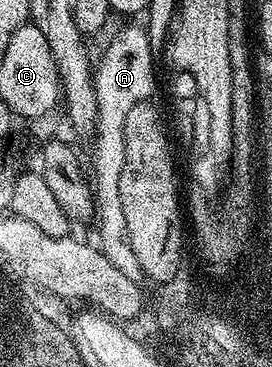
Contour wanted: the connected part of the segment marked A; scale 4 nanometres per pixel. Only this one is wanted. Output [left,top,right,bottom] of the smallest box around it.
[92,27,154,284]

